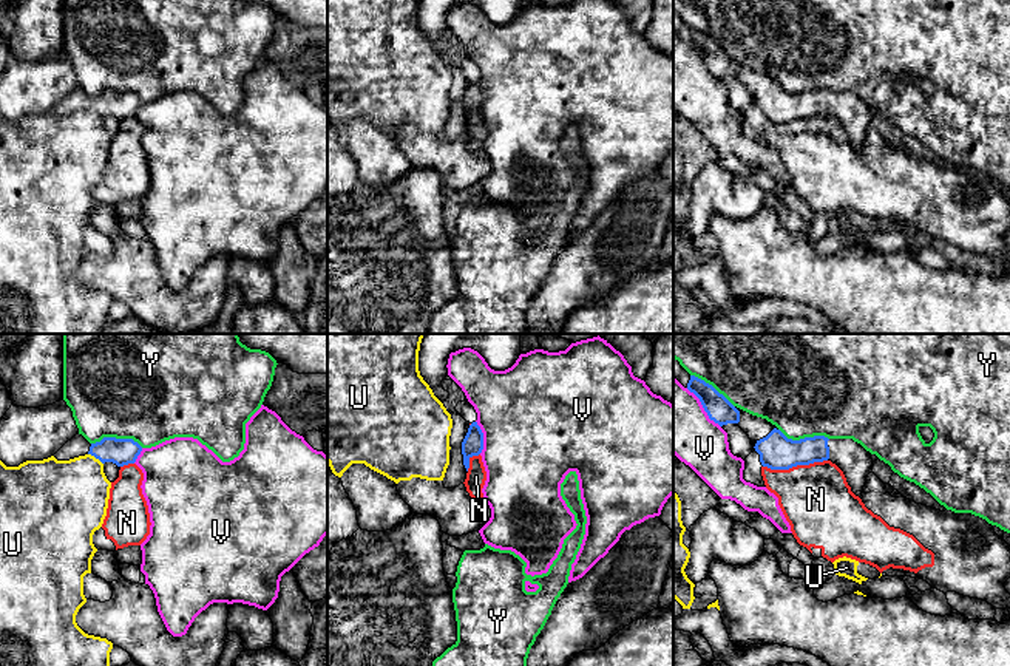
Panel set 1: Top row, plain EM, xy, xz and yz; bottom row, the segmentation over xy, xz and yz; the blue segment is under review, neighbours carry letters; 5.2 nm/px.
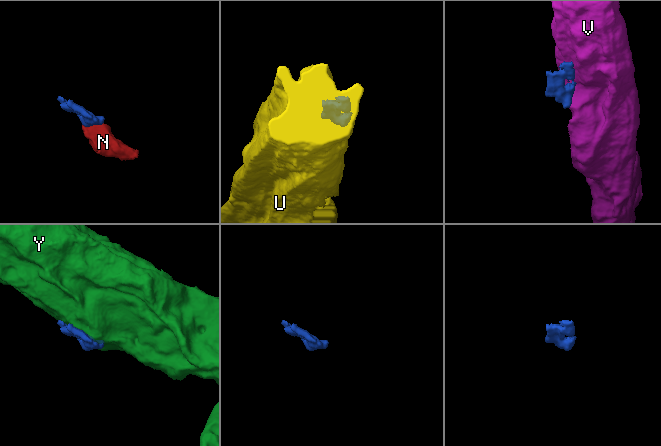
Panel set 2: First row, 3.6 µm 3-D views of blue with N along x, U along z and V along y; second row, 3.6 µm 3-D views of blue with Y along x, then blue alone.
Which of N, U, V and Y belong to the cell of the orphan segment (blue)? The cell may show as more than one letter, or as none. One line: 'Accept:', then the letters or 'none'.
Accept: none

